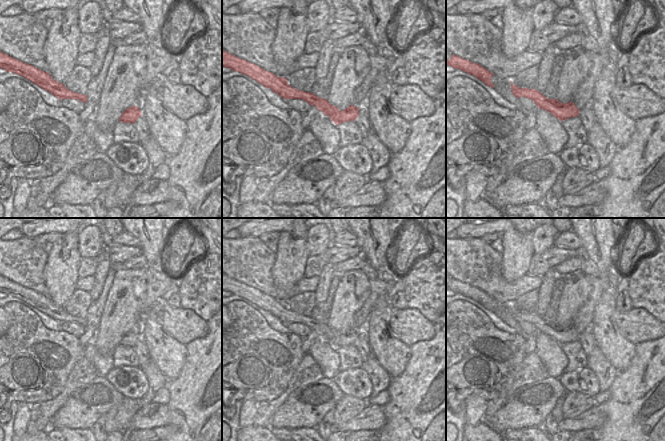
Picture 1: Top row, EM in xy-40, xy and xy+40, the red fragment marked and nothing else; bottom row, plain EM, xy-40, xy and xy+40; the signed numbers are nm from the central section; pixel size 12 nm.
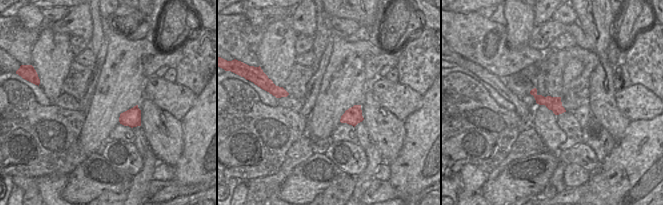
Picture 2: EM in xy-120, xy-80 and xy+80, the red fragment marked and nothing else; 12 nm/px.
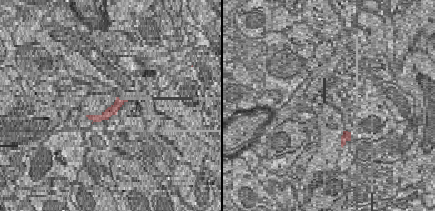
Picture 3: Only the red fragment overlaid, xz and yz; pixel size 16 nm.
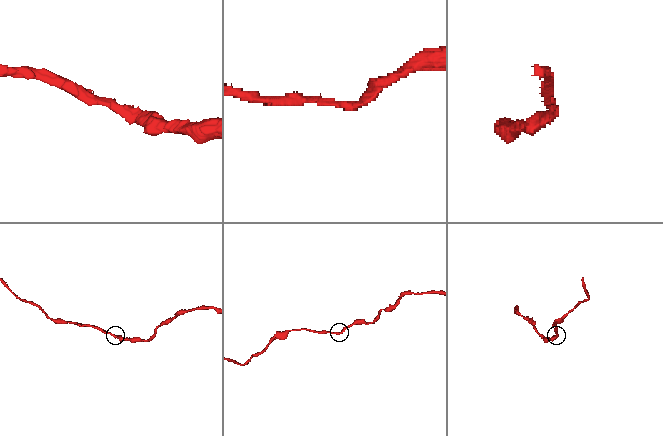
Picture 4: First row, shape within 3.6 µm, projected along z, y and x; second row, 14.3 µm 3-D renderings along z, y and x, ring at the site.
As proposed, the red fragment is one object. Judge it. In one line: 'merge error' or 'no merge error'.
no merge error

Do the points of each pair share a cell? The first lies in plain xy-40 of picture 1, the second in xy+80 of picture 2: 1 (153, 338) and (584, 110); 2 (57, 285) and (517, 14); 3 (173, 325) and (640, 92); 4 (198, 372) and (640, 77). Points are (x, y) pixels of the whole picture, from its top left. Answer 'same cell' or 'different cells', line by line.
1: different cells
2: same cell
3: same cell
4: different cells

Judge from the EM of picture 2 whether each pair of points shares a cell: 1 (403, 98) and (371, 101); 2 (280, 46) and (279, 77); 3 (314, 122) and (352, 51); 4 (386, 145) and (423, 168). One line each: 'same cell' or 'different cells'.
1: different cells
2: same cell
3: same cell
4: different cells

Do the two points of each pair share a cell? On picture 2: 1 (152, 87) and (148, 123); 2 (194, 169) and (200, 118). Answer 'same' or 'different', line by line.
1: different
2: same

